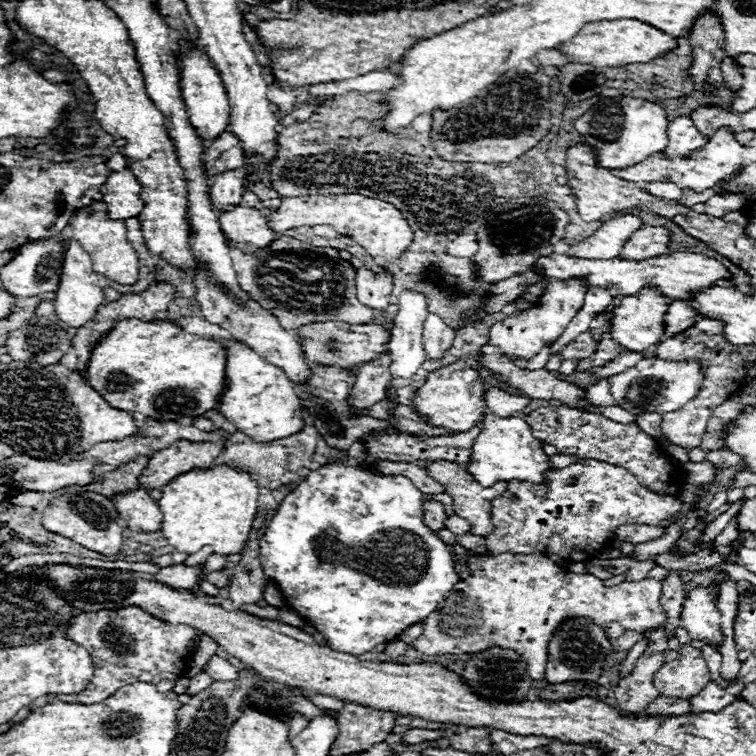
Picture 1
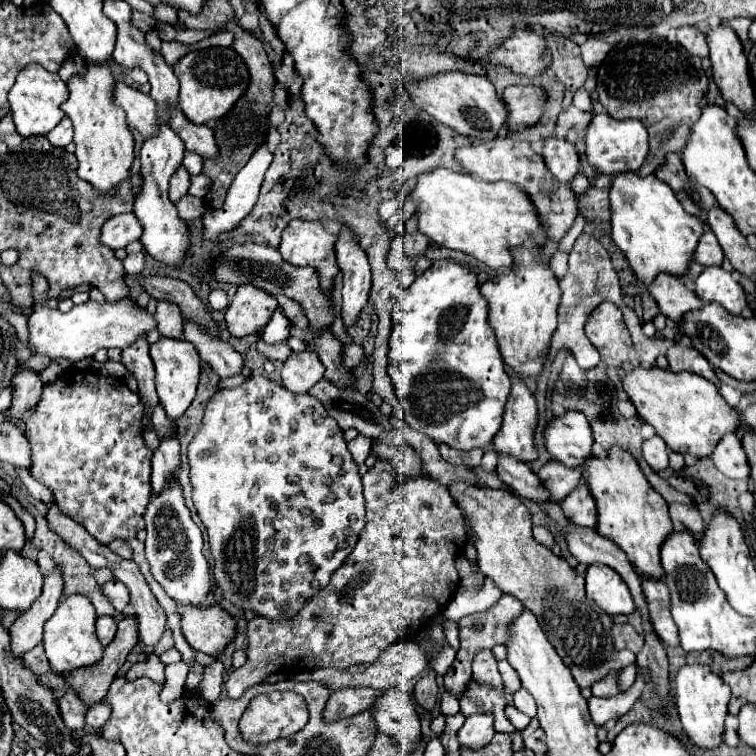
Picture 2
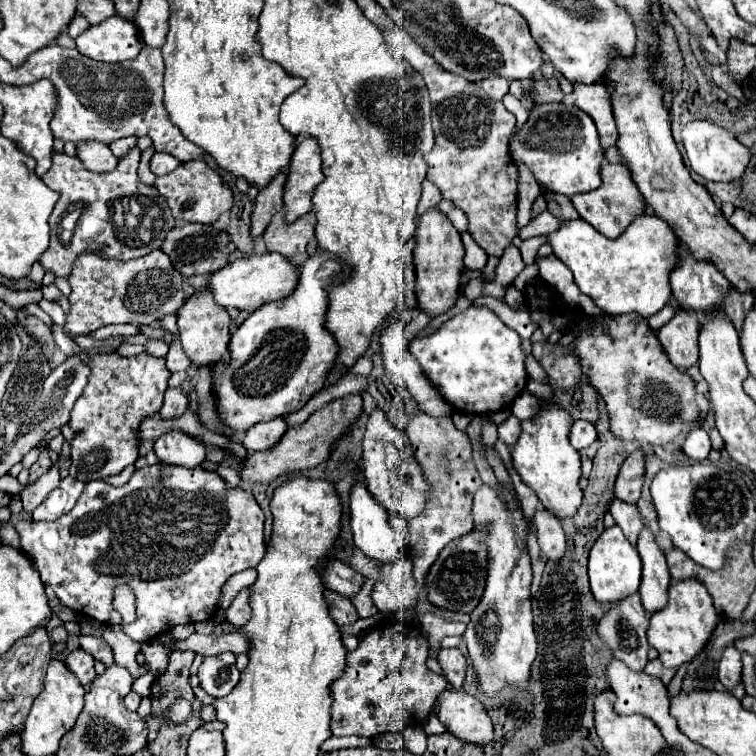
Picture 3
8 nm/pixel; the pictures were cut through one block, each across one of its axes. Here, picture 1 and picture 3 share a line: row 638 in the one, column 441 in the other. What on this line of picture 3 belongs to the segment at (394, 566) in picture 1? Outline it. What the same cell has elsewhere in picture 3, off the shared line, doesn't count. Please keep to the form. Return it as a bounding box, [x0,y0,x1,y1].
[410,306,528,414]

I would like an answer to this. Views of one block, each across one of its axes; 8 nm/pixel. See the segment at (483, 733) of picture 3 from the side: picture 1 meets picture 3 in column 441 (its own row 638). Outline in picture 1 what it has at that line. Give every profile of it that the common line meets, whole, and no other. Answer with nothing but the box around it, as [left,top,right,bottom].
[680,586,722,640]

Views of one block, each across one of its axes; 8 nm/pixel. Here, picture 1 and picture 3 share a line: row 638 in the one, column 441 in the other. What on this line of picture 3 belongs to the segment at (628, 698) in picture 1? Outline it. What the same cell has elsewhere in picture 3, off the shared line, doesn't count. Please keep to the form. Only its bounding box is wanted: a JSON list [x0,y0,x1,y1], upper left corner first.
[438,648,466,690]

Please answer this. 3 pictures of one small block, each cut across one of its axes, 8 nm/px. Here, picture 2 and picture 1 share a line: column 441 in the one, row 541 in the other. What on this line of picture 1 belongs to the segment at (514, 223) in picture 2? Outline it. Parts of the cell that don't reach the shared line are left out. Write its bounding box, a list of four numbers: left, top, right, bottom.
[158,464,258,554]

